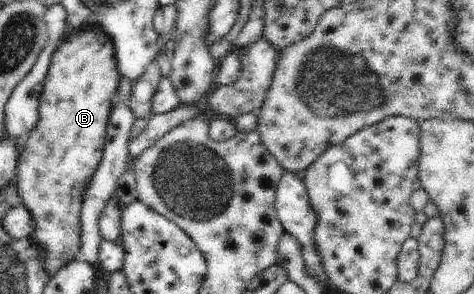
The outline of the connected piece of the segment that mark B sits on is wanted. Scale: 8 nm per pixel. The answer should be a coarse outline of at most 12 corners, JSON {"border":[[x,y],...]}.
{"border":[[99,27],[51,57],[17,191],[53,277],[84,195],[121,75]]}

